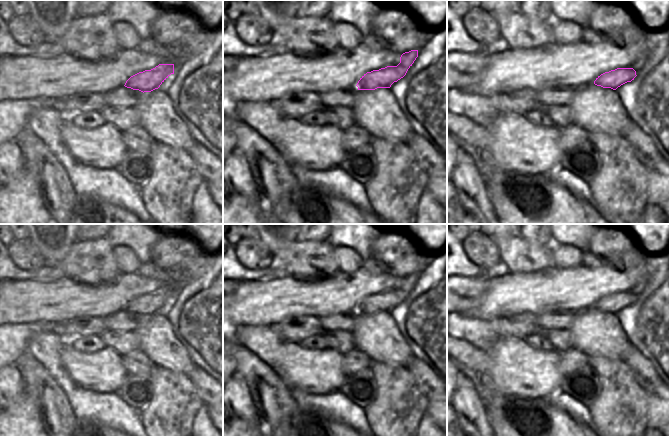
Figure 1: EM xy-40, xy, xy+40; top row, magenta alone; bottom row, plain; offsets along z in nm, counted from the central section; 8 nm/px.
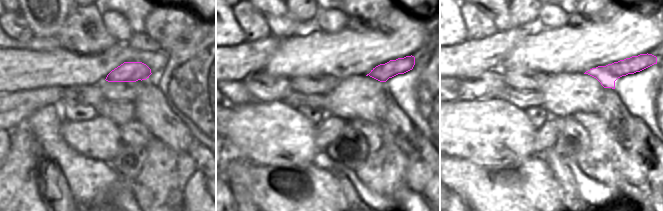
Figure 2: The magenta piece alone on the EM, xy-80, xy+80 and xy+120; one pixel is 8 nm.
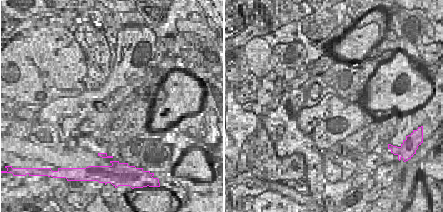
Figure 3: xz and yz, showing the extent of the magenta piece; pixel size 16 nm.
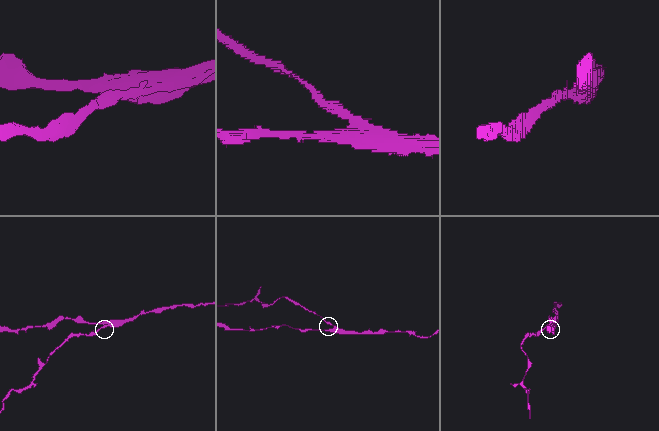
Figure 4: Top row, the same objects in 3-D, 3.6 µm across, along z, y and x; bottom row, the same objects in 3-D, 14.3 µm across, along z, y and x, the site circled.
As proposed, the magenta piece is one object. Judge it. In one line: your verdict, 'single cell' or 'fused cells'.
fused cells

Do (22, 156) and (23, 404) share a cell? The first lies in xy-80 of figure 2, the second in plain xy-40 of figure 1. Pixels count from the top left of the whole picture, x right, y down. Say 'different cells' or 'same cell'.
same cell

